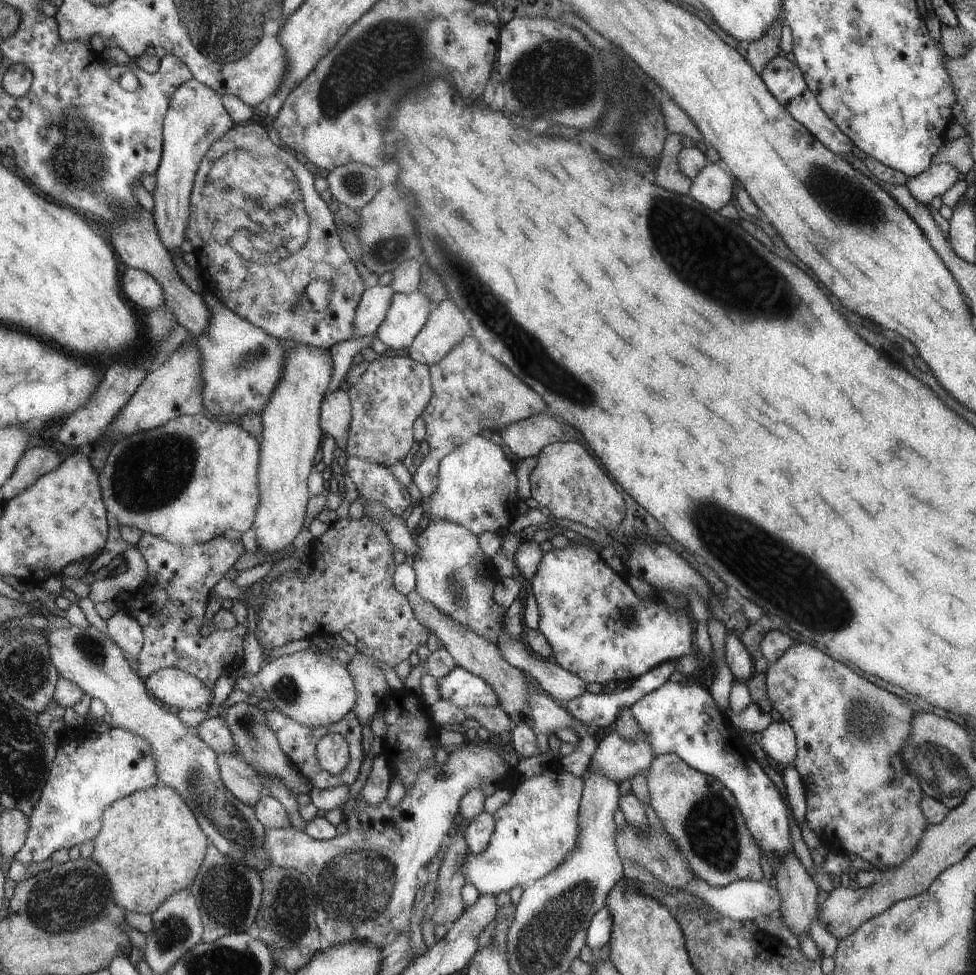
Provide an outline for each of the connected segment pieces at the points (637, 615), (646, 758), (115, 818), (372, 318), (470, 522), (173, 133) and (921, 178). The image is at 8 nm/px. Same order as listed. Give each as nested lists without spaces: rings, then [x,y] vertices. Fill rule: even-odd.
[[[572,541],[570,546],[562,548],[553,548],[550,552],[546,552],[542,556],[540,566],[534,574],[534,577],[530,581],[530,590],[532,590],[536,601],[538,603],[538,609],[540,611],[540,623],[539,630],[548,640],[550,646],[552,646],[554,660],[556,664],[561,668],[576,674],[581,680],[588,683],[598,683],[600,685],[607,685],[608,682],[627,682],[635,681],[636,678],[643,677],[648,673],[648,670],[655,669],[656,666],[663,665],[664,662],[679,659],[683,656],[690,655],[692,652],[692,626],[690,626],[690,620],[686,618],[684,611],[676,611],[674,607],[669,607],[665,604],[659,596],[656,599],[640,598],[639,594],[635,591],[635,588],[627,582],[626,577],[622,577],[616,570],[613,570],[604,560],[601,558],[599,552],[588,548],[588,546],[581,546],[578,542]],[[622,610],[632,610],[628,622],[622,620]]]
[[[618,730],[599,742],[589,768],[600,770],[617,784],[629,781],[640,770],[648,769],[655,759],[651,735],[640,732],[636,738],[624,738]]]
[[[158,784],[128,794],[124,799],[112,804],[107,814],[104,814],[103,830],[94,838],[93,843],[92,858],[96,864],[102,866],[102,870],[106,870],[108,880],[112,882],[113,900],[116,904],[122,906],[126,912],[152,915],[172,894],[187,889],[195,882],[206,861],[210,840],[183,796],[171,787]]]
[[[379,284],[364,292],[355,314],[355,332],[351,334],[351,338],[375,334],[387,316],[395,293],[392,286]]]
[[[479,434],[470,438],[462,445],[458,445],[439,462],[438,475],[439,488],[432,494],[432,498],[428,498],[428,502],[422,501],[424,512],[428,512],[428,516],[430,516],[429,524],[434,520],[448,520],[448,522],[466,526],[476,535],[488,531],[496,533],[500,530],[508,530],[508,526],[512,524],[512,520],[516,516],[516,472],[514,472],[512,462],[506,460],[506,456],[498,444],[494,444],[492,440]]]
[[[194,78],[184,82],[183,86],[178,86],[163,122],[163,157],[156,174],[153,194],[155,226],[164,246],[168,251],[172,250],[171,254],[183,255],[180,245],[186,239],[187,226],[190,224],[191,193],[199,166],[208,150],[223,138],[232,126],[235,126],[235,122],[223,106],[223,98],[218,91]]]
[[[932,164],[924,173],[910,179],[906,188],[916,200],[930,206],[933,198],[944,195],[959,181],[959,174],[952,164]]]

